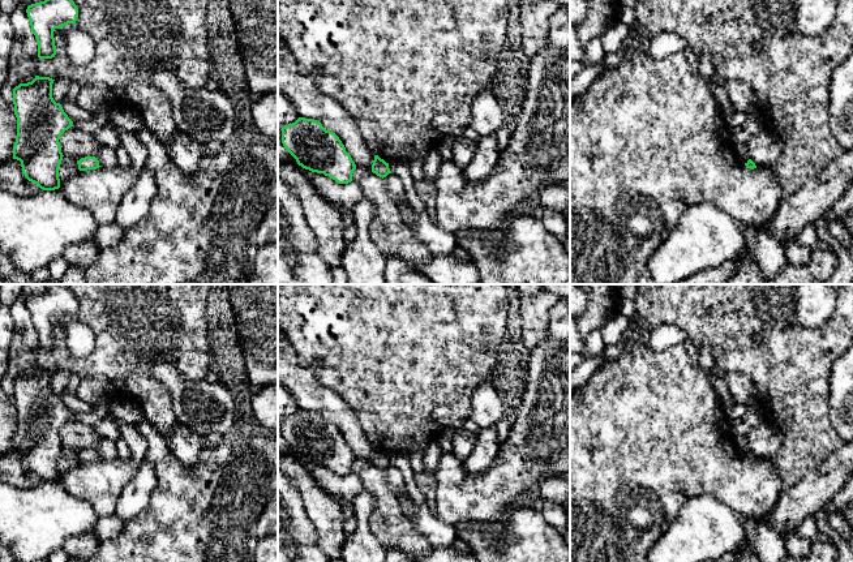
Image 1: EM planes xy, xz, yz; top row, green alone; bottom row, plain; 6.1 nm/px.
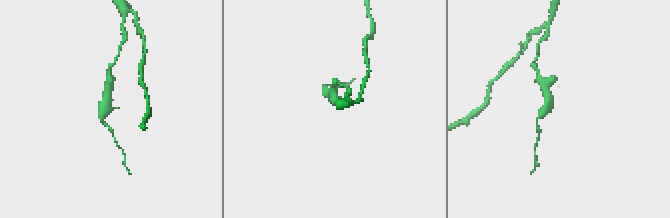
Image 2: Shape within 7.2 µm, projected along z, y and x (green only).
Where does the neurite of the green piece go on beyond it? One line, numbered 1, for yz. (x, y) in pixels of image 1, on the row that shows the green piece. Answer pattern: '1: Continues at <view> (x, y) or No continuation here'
1: No continuation here

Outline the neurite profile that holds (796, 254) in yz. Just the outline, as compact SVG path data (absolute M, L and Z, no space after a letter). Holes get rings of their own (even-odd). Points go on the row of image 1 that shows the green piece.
M789 239L783 243L786 261L794 266L805 266L810 258L813 248L800 245L796 239Z

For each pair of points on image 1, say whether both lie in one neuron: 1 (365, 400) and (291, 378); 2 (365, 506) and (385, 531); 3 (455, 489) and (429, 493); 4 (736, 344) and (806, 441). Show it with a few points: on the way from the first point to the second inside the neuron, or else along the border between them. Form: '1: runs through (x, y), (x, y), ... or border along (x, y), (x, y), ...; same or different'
1: border along (312, 370), (316, 380), (335, 391), (355, 414); different
2: border along (364, 489), (373, 497), (369, 531), (381, 543); different
3: border along (433, 475), (436, 480), (436, 511); different
4: runs through (759, 368), (801, 410), (804, 417); same

